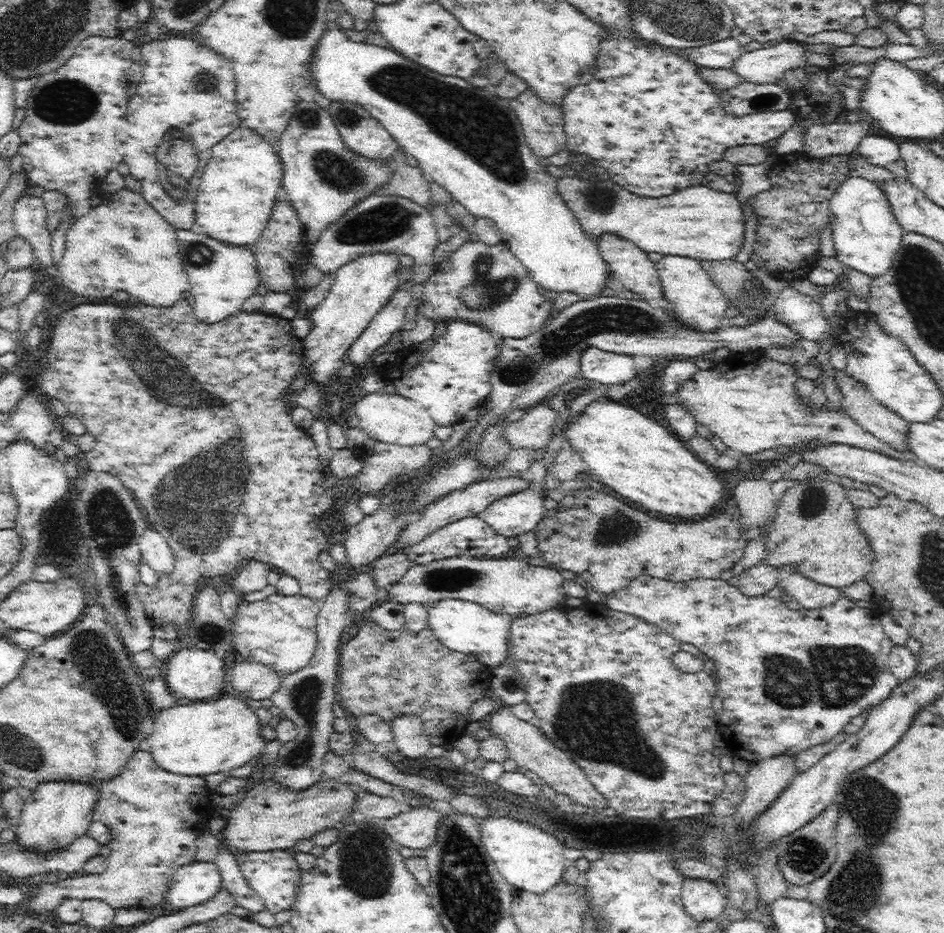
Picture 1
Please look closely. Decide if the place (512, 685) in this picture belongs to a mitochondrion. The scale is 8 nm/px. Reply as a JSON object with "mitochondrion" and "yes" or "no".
{"mitochondrion":"yes"}

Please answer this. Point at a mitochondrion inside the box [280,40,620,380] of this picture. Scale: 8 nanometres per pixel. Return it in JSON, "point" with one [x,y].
{"point":[474,123]}

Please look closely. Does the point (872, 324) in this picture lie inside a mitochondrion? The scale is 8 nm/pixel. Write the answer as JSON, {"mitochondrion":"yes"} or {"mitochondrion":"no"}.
{"mitochondrion":"no"}

